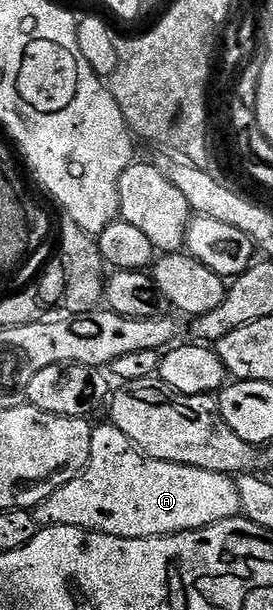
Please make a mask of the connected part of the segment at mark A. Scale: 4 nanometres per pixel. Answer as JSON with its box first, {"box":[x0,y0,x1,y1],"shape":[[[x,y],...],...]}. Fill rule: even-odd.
{"box":[32,423,241,539],"shape":[[[104,423],[93,433],[89,441],[89,462],[78,472],[71,483],[61,485],[59,491],[52,493],[43,503],[32,510],[38,526],[74,525],[80,529],[90,529],[103,535],[143,539],[144,537],[166,537],[172,533],[187,533],[202,529],[220,521],[238,516],[241,500],[236,480],[228,473],[203,471],[190,465],[180,465],[170,461],[160,461],[146,457],[119,427]]]}

